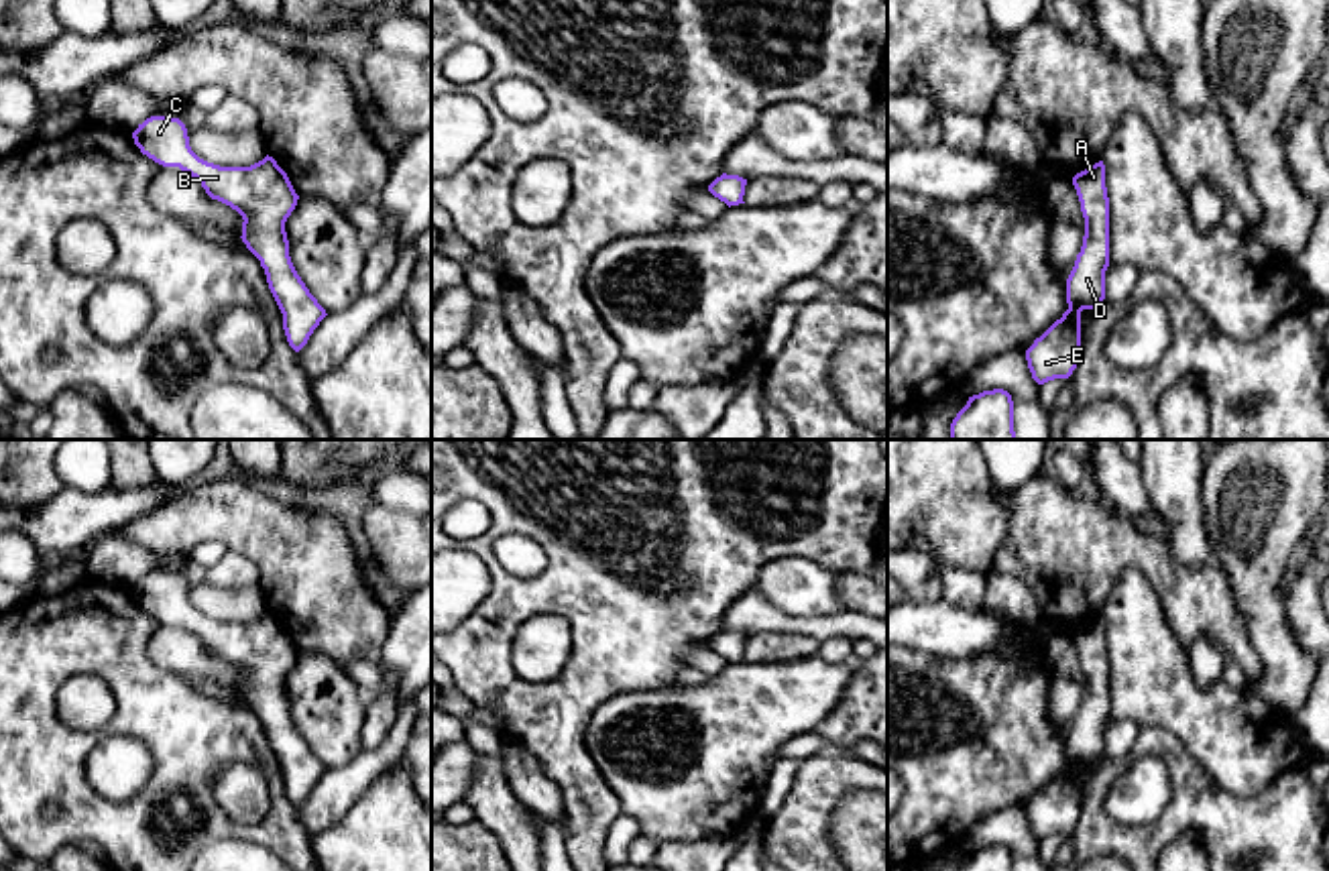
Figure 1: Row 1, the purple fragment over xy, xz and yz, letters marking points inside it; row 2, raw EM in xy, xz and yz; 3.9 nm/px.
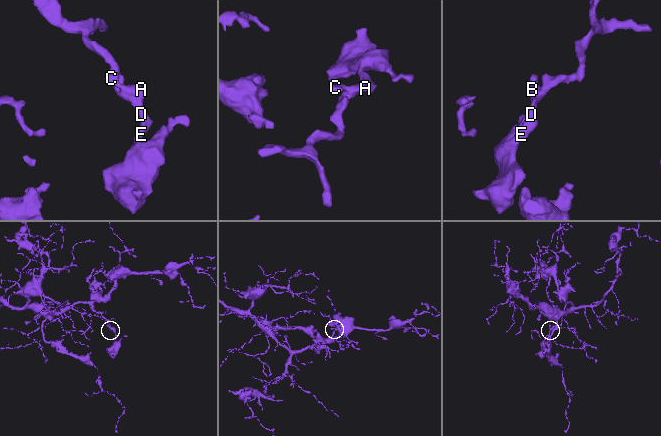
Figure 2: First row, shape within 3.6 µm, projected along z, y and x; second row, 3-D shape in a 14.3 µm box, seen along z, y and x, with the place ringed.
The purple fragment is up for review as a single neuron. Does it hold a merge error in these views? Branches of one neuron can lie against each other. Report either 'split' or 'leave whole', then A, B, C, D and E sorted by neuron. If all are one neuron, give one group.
leave whole; groups A B C D E

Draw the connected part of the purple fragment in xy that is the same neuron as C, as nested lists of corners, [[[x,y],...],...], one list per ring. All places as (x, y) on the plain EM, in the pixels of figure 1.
[[[151,572],[132,588],[142,611],[195,633],[212,655],[242,672],[242,698],[261,716],[269,745],[283,769],[289,802],[299,808],[328,771],[297,731],[285,678],[297,661],[287,629],[273,613],[250,623],[220,623],[199,615],[179,574]]]

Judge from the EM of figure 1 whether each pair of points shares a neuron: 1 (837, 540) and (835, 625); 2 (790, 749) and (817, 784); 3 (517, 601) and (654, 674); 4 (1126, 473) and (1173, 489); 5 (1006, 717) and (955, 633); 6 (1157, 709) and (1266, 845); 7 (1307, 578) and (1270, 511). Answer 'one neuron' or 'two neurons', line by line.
1: two neurons
2: two neurons
3: one neuron
4: two neurons
5: two neurons
6: two neurons
7: two neurons

